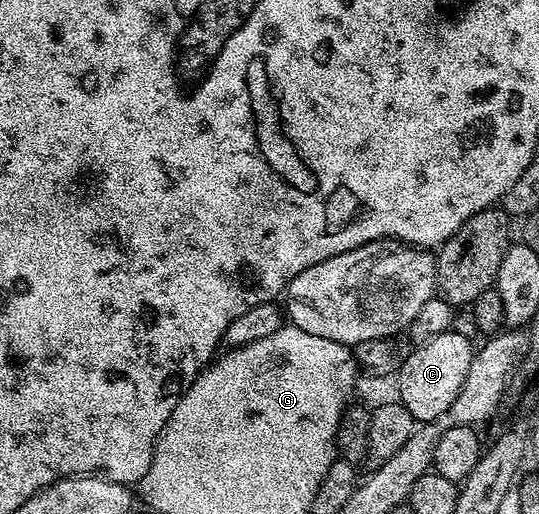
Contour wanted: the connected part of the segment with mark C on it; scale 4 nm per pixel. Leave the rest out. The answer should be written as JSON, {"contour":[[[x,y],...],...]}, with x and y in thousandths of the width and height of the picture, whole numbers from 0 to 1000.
{"contour":[[[837,640],[766,679],[770,683],[748,706],[744,700],[737,716],[738,767],[735,768],[777,825],[800,823],[833,796],[839,780],[846,780],[861,749],[861,733],[872,716],[876,667]]]}

